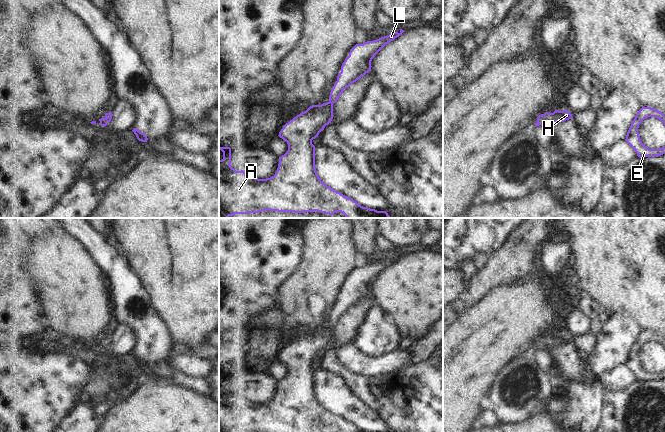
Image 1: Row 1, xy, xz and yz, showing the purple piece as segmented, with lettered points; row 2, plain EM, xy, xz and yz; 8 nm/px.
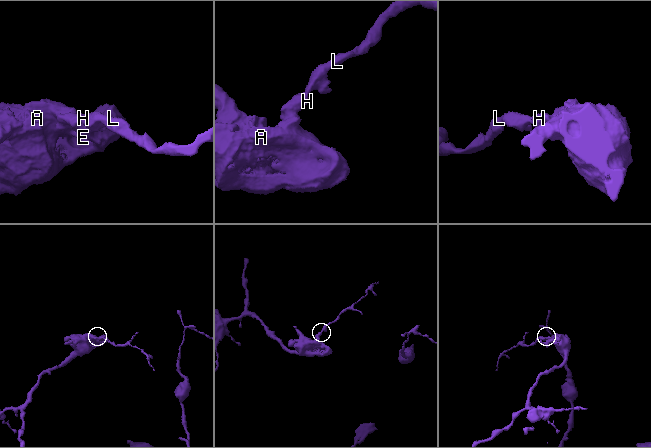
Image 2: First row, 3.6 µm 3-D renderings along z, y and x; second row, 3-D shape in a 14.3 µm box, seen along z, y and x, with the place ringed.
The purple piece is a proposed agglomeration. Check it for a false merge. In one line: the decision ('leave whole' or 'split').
leave whole

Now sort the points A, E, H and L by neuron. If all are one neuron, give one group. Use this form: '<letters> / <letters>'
A E H L

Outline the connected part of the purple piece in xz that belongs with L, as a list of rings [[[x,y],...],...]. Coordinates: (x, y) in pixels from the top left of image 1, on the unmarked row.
[[[400,253],[399,257],[393,256],[377,264],[356,268],[350,274],[349,280],[343,286],[341,296],[338,298],[337,305],[330,316],[329,325],[321,329],[310,330],[306,335],[286,347],[279,356],[278,360],[288,368],[288,375],[279,381],[278,392],[274,400],[266,403],[258,403],[245,397],[243,394],[236,395],[230,389],[231,372],[220,371],[220,374],[223,376],[223,383],[221,384],[219,381],[219,432],[368,432],[359,429],[353,423],[337,416],[321,405],[315,392],[315,370],[312,368],[312,364],[318,361],[326,349],[331,347],[333,343],[333,328],[337,326],[343,315],[368,297],[371,294],[371,285],[375,279],[386,268],[399,261],[403,256],[405,255]]]

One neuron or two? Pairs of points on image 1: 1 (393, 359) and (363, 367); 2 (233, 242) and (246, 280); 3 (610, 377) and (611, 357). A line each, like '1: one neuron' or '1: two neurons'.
1: one neuron
2: one neuron
3: two neurons

